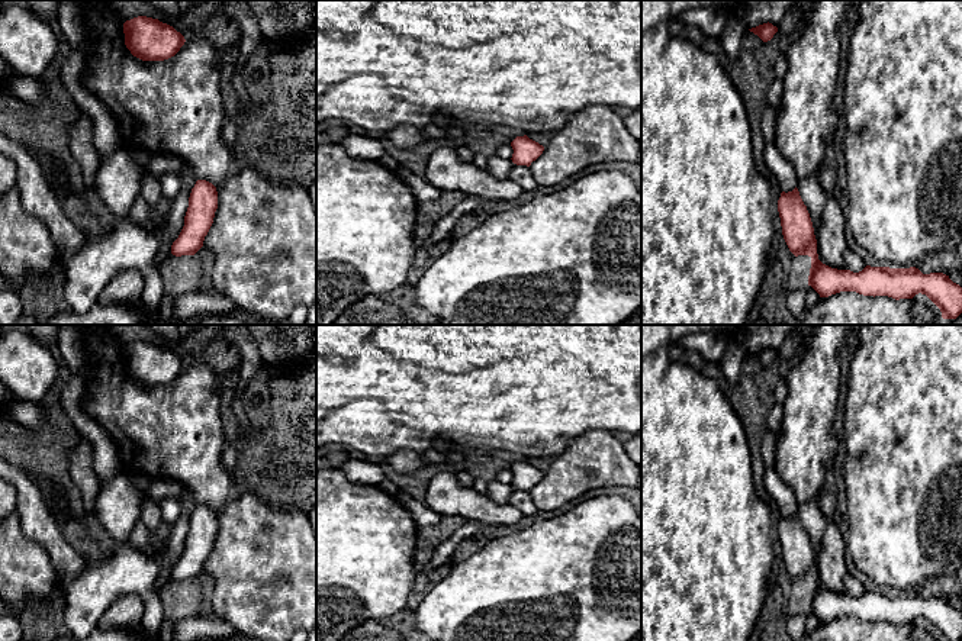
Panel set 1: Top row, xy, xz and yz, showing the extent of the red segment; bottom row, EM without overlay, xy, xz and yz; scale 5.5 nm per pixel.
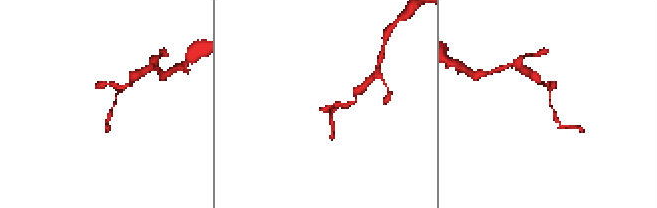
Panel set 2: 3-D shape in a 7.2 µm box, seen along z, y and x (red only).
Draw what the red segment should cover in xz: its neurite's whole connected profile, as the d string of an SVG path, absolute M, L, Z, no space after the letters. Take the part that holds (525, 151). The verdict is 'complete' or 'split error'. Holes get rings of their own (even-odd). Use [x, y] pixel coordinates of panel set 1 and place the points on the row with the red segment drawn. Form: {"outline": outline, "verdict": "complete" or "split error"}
{"outline": "M527 135L517 136L511 146L514 149L512 162L517 165L530 167L533 161L535 161L544 151L544 146L538 142L530 139Z", "verdict": "complete"}

